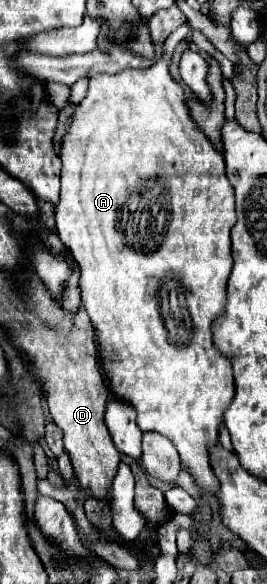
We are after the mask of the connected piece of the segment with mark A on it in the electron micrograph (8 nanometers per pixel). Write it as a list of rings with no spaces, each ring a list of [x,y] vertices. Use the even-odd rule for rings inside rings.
[[[188,22],[177,28],[164,43],[164,54],[159,62],[155,62],[151,68],[145,70],[123,70],[117,74],[97,74],[89,78],[89,88],[85,98],[75,106],[73,122],[63,134],[61,140],[61,196],[55,206],[55,226],[61,242],[71,250],[73,258],[81,266],[81,296],[83,306],[89,312],[95,332],[97,332],[97,352],[101,360],[101,368],[105,372],[105,378],[109,382],[109,388],[117,400],[123,400],[133,404],[137,412],[137,426],[147,432],[155,430],[163,436],[167,436],[173,446],[177,448],[181,456],[181,464],[187,466],[191,476],[195,478],[197,486],[203,492],[215,494],[217,490],[217,478],[209,464],[209,446],[217,442],[219,426],[223,422],[223,412],[233,400],[233,374],[231,374],[231,362],[225,358],[213,344],[211,324],[213,320],[223,312],[225,306],[225,288],[227,278],[231,274],[231,238],[229,230],[235,224],[235,200],[233,200],[233,188],[225,174],[225,158],[221,152],[215,150],[215,146],[205,138],[201,130],[197,130],[193,118],[189,116],[189,108],[185,104],[183,88],[171,78],[169,74],[169,60],[177,44],[186,37],[190,30]]]

